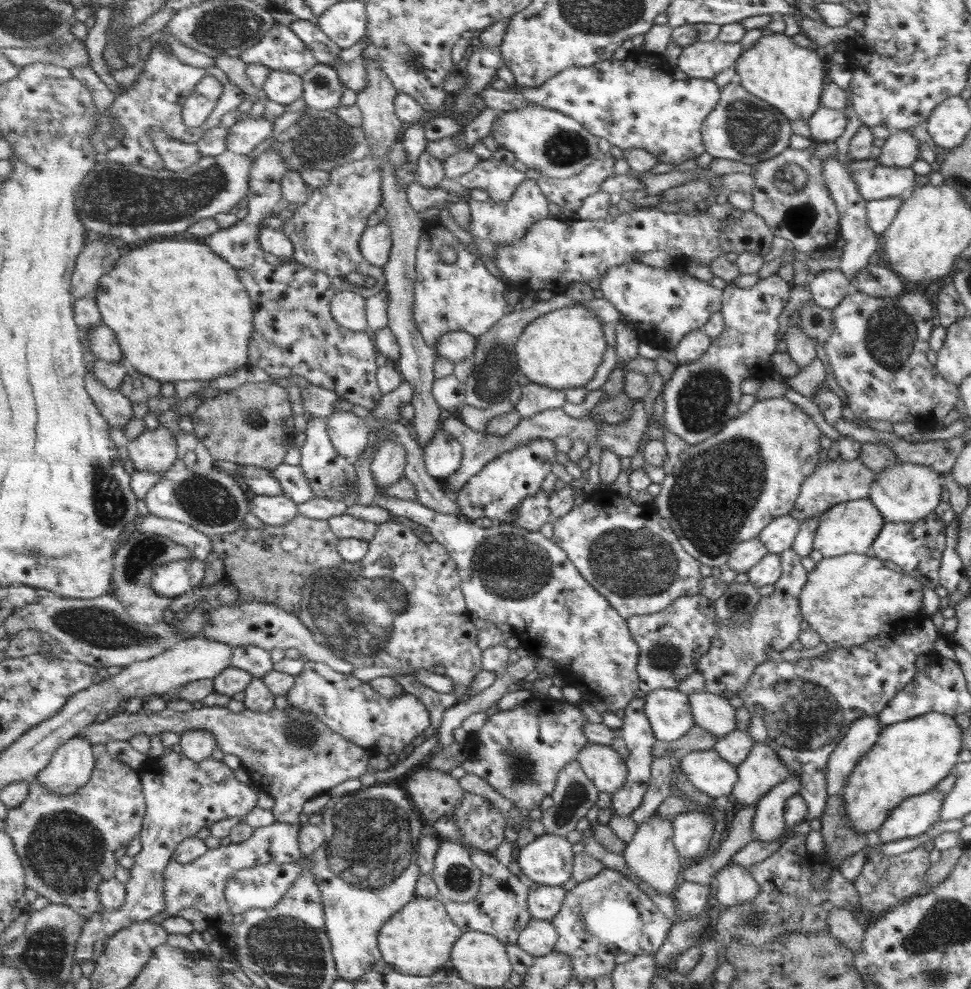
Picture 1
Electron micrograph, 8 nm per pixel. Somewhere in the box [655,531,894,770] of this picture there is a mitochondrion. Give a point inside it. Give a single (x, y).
(804, 715)

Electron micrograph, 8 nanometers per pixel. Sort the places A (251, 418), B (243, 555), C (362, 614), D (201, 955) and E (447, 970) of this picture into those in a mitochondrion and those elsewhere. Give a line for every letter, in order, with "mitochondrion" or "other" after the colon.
A: mitochondrion
B: other
C: mitochondrion
D: other
E: other

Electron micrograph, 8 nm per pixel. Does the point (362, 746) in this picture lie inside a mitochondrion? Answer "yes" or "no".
no

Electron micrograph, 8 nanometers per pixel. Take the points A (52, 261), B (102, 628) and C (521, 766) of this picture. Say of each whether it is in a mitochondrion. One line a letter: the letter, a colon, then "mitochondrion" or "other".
A: other
B: mitochondrion
C: mitochondrion

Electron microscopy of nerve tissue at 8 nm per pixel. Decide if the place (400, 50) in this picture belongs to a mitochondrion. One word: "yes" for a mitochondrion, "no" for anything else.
yes

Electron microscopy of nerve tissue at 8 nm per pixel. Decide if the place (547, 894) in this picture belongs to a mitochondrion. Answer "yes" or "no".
no

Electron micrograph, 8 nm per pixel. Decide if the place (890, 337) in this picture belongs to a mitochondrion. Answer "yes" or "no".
yes

